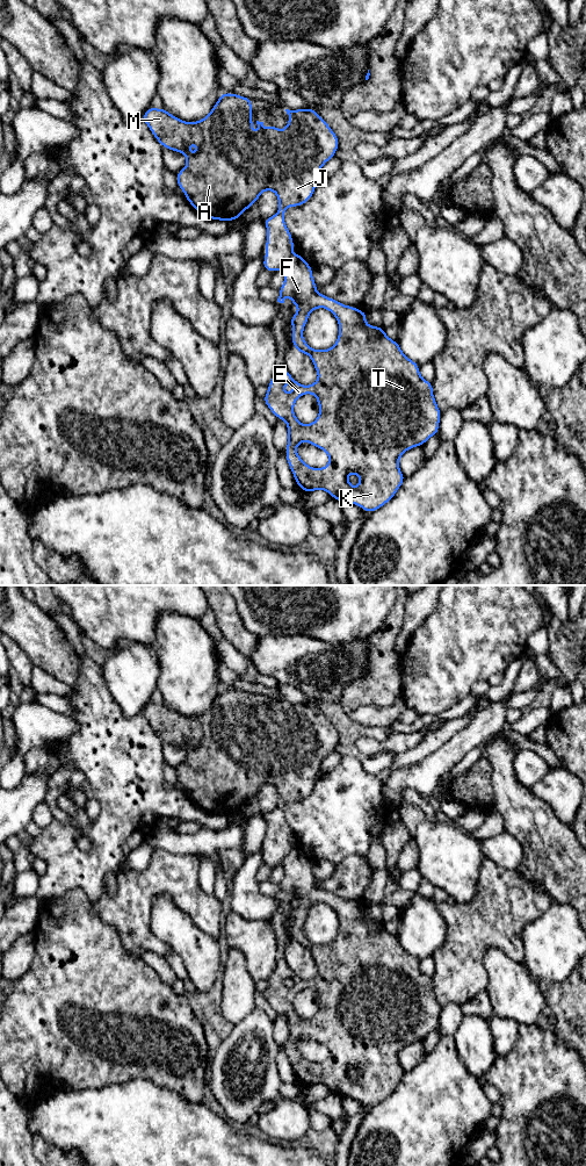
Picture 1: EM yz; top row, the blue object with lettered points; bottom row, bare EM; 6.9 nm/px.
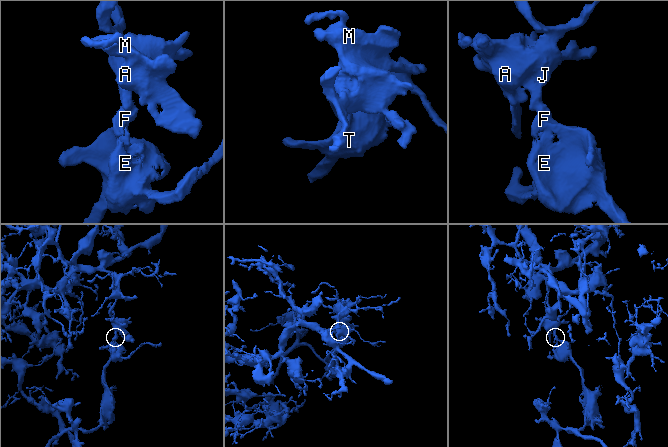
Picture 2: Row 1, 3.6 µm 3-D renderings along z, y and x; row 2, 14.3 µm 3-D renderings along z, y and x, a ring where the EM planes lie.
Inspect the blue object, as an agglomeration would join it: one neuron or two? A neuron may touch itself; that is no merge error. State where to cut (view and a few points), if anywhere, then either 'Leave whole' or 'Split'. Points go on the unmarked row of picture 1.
Split along yz (292, 848), (280, 863). Split

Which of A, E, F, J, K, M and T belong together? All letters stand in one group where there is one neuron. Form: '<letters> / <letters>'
A J M / E F K T

